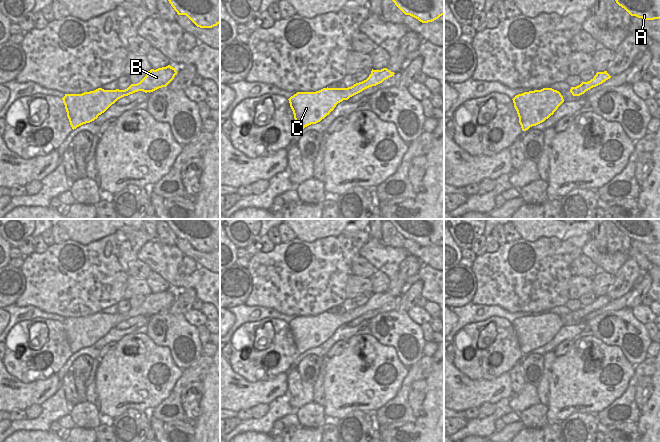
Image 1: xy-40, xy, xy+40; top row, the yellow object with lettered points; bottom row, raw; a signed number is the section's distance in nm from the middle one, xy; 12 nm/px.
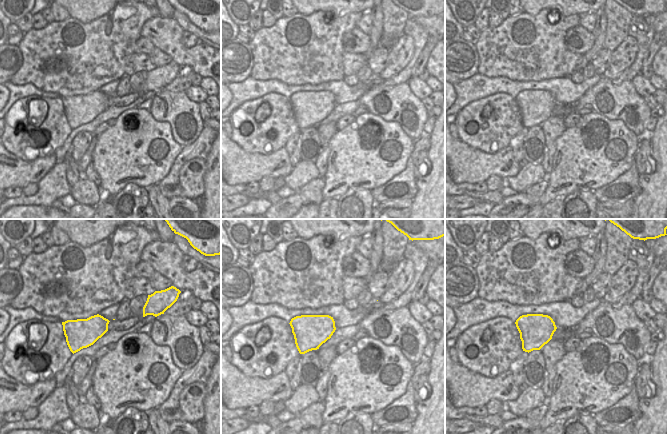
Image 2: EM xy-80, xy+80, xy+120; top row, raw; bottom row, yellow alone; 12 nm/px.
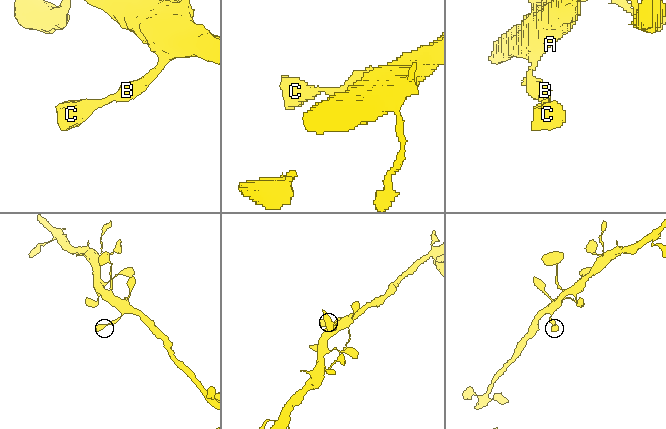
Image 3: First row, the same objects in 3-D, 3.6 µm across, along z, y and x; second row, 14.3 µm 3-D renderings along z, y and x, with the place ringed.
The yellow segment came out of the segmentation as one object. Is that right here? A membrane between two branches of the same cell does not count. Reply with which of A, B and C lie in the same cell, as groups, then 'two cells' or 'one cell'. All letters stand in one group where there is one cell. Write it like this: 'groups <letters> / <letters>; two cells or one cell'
groups A B C; one cell

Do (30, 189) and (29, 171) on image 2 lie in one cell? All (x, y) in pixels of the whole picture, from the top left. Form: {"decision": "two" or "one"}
{"decision": "two"}

